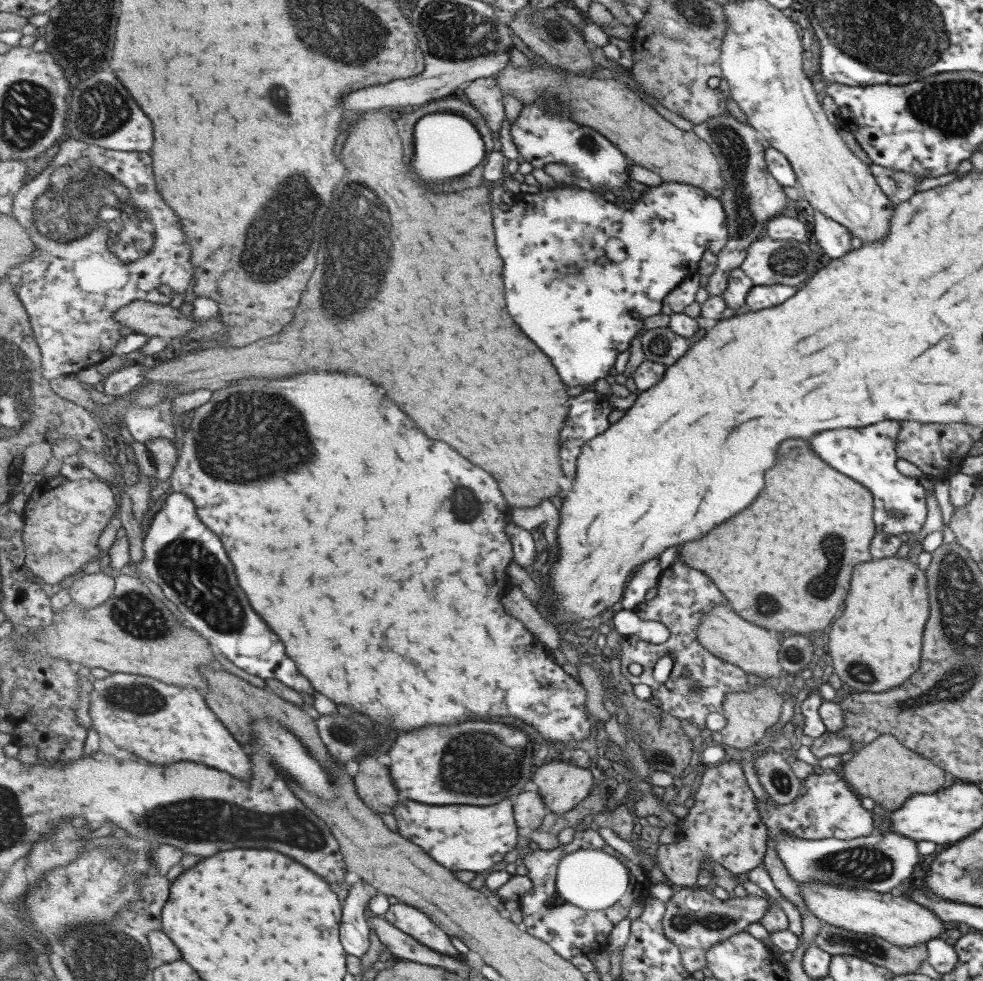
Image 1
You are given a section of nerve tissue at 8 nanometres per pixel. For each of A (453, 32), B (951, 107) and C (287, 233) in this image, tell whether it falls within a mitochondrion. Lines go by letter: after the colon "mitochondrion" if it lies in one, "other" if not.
A: mitochondrion
B: mitochondrion
C: mitochondrion

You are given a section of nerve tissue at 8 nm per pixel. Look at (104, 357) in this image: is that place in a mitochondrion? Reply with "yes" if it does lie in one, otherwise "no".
no

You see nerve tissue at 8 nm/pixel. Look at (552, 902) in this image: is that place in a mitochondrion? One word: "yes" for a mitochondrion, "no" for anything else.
yes

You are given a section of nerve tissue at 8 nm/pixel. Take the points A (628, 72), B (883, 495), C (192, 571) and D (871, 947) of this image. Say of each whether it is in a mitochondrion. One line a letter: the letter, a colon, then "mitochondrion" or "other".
A: other
B: other
C: mitochondrion
D: mitochondrion

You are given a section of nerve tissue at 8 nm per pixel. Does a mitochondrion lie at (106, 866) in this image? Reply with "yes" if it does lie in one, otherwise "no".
no

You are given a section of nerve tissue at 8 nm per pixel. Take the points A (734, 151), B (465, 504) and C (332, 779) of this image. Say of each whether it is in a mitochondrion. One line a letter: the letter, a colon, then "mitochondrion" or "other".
A: mitochondrion
B: mitochondrion
C: other

